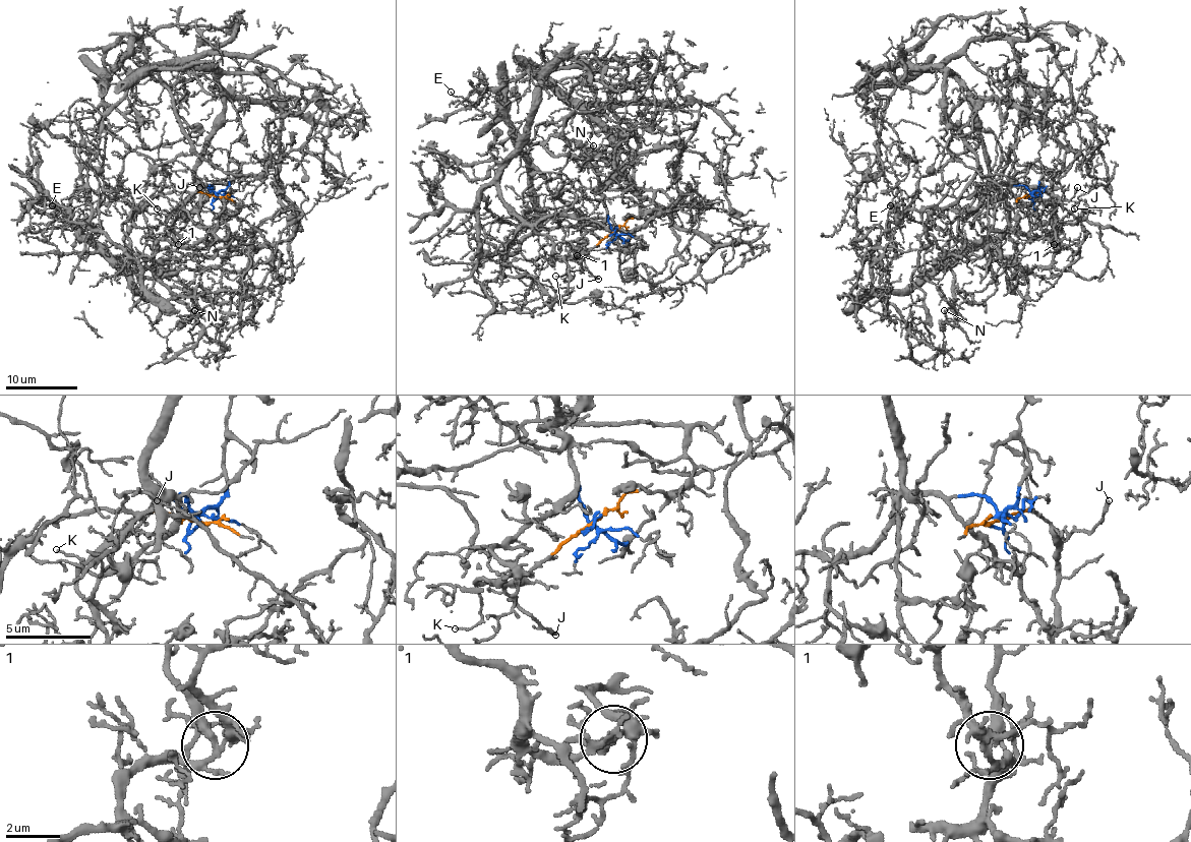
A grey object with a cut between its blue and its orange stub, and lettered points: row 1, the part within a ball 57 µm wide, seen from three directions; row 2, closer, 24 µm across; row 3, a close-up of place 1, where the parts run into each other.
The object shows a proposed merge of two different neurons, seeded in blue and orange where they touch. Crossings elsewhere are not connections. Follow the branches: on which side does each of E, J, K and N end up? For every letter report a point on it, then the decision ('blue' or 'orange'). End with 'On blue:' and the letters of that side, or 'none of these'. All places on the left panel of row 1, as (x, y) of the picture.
E: (52, 205) | orange
J: (199, 187) | orange
K: (157, 208) | orange
N: (194, 310) | orange
On blue: none of these

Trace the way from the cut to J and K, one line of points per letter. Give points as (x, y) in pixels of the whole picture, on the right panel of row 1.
J: (1028, 196), (1046, 192), (1059, 203), (1069, 199), (1077, 187)
K: (1028, 196), (1046, 192), (1055, 205), (1055, 216), (1059, 220), (1075, 208)

